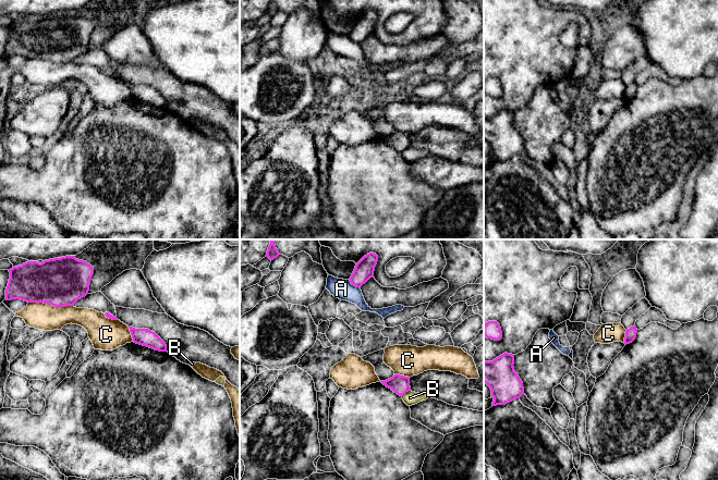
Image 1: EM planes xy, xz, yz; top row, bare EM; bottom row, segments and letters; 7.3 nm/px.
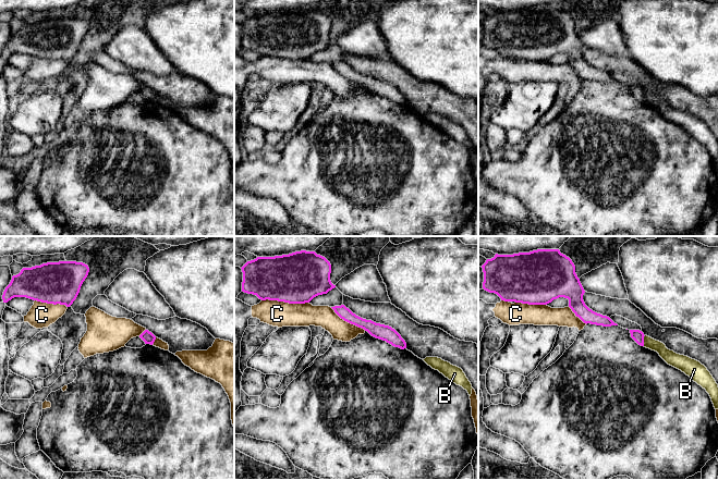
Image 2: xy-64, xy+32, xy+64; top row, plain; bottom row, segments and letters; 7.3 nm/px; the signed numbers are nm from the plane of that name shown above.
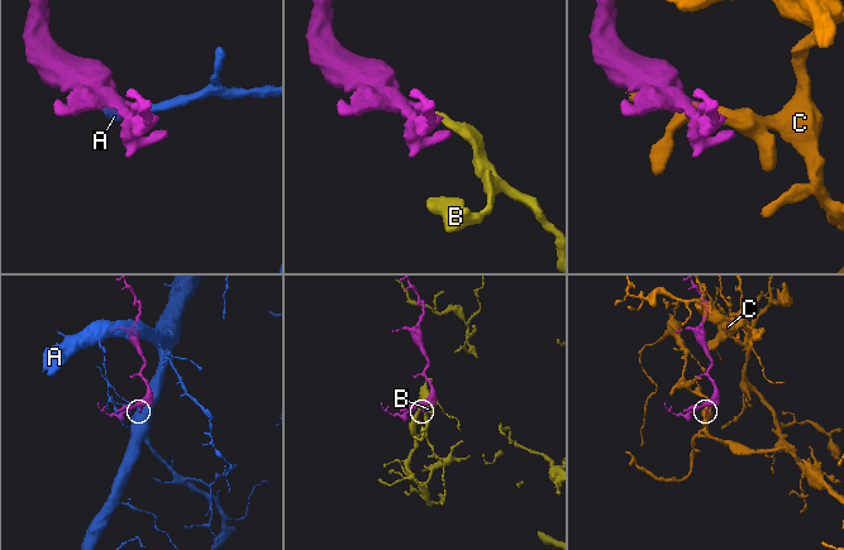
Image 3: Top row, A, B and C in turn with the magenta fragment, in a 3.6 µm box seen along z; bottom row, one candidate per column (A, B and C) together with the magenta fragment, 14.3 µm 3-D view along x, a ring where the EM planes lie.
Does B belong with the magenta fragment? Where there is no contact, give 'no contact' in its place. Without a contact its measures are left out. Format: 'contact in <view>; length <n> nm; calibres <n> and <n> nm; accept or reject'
contact in xz; length 80 nm; calibres 140 and 100 nm; reject

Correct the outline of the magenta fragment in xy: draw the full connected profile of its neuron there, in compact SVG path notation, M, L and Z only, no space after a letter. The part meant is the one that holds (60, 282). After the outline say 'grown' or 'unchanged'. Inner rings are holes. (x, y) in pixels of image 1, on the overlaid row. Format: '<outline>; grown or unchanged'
M65 256L45 260L41 263L37 261L27 261L22 266L13 267L9 272L10 279L5 290L7 300L21 299L27 303L44 303L54 307L65 307L73 306L78 299L88 294L94 268L86 261L76 259L75 256Z; unchanged

